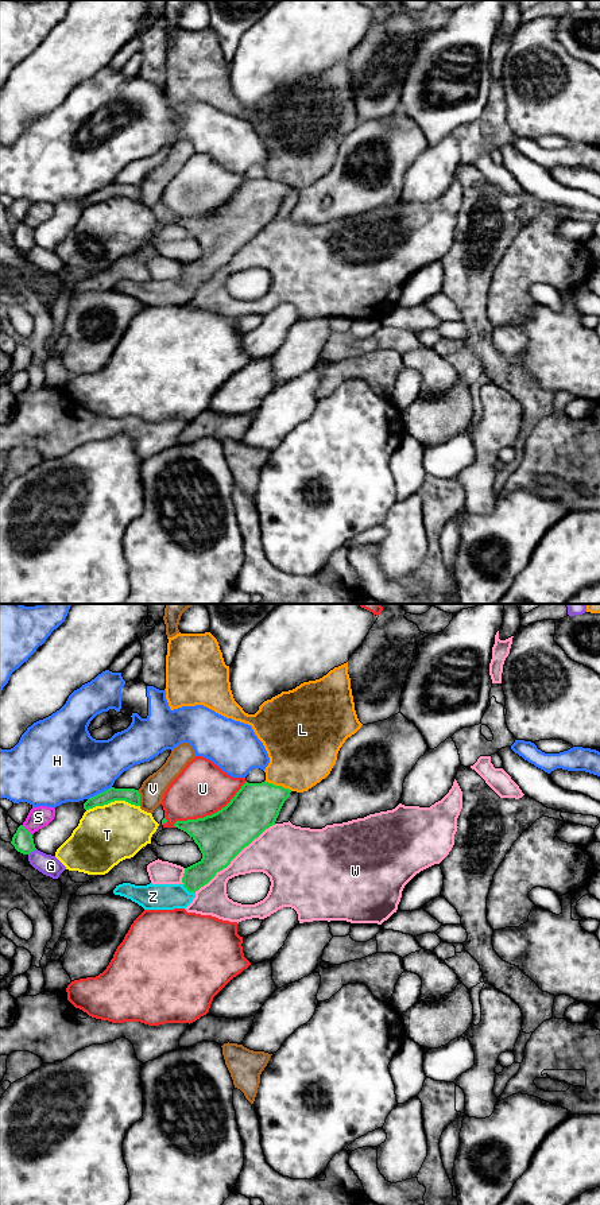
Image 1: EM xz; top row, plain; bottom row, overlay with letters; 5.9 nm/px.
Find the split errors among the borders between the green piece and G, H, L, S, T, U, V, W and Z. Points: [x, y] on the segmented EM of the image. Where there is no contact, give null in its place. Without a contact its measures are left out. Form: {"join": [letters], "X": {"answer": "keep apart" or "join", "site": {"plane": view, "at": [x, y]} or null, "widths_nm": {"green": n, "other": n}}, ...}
{"join": ["Z"], "G": {"answer": "keep apart", "site": {"plane": "xz", "at": [31, 851]}, "widths_nm": {"green": 120, "other": 120}}, "H": {"answer": "keep apart", "site": {"plane": "xz", "at": [100, 793]}, "widths_nm": {"green": 90, "other": 440}}, "L": {"answer": "keep apart", "site": {"plane": "xz", "at": [278, 786]}, "widths_nm": {"green": 280, "other": 400}}, "S": {"answer": "keep apart", "site": {"plane": "xz", "at": [27, 830]}, "widths_nm": {"green": 120, "other": 130}}, "T": {"answer": "keep apart", "site": {"plane": "xz", "at": [112, 801]}, "widths_nm": {"green": 90, "other": 360}}, "U": {"answer": "keep apart", "site": {"plane": "xz", "at": [212, 814]}, "widths_nm": {"green": 280, "other": 320}}, "V": {"answer": "keep apart", "site": {"plane": "xz", "at": [139, 798]}, "widths_nm": {"green": 90, "other": 140}}, "W": {"answer": "keep apart", "site": {"plane": "xz", "at": [235, 856]}, "widths_nm": {"green": 280, "other": 300}}, "Z": {"answer": "join", "site": {"plane": "xz", "at": [189, 891]}, "widths_nm": {"green": 160, "other": 160}}}

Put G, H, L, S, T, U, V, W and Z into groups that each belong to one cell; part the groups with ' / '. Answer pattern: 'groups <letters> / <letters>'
groups G / H / L / S / T / U / V / W / Z

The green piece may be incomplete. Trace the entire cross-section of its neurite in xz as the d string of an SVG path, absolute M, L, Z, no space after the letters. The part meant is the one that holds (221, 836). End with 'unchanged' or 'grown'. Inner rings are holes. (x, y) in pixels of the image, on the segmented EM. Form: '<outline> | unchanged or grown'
M245 782L231 802L212 815L177 821L175 828L186 832L198 845L202 859L185 868L181 884L135 886L123 883L113 890L144 910L186 908L196 892L266 829L275 825L291 790L268 782Z | grown

